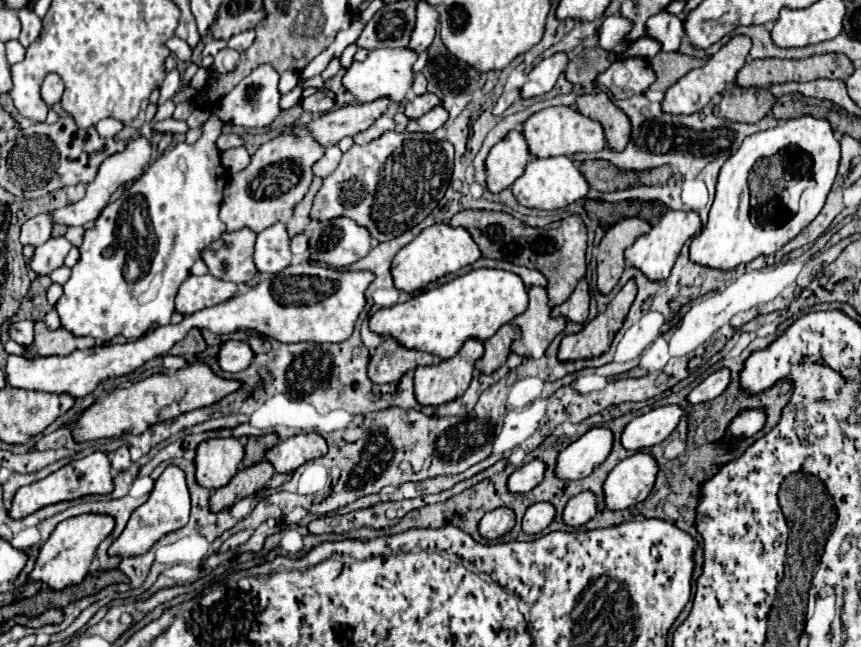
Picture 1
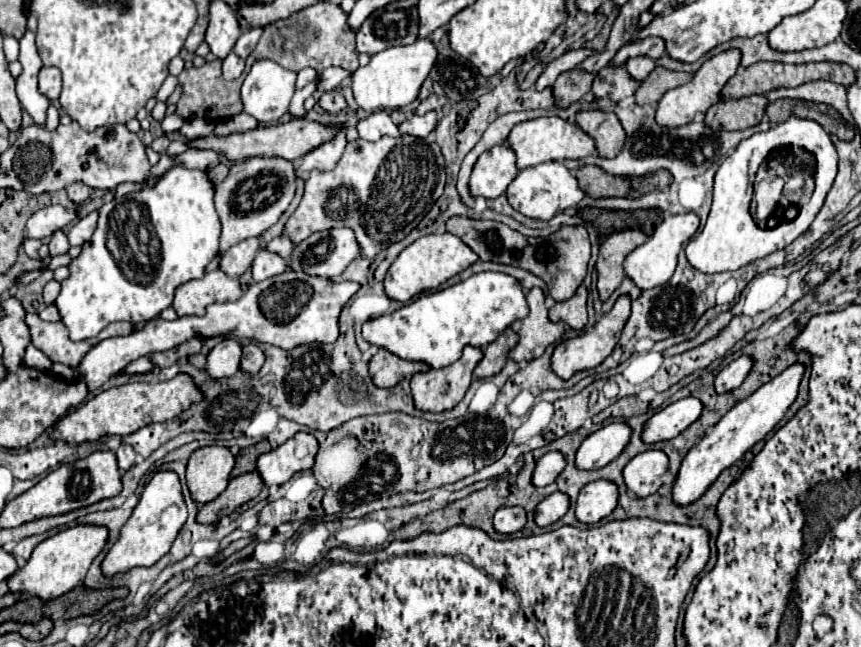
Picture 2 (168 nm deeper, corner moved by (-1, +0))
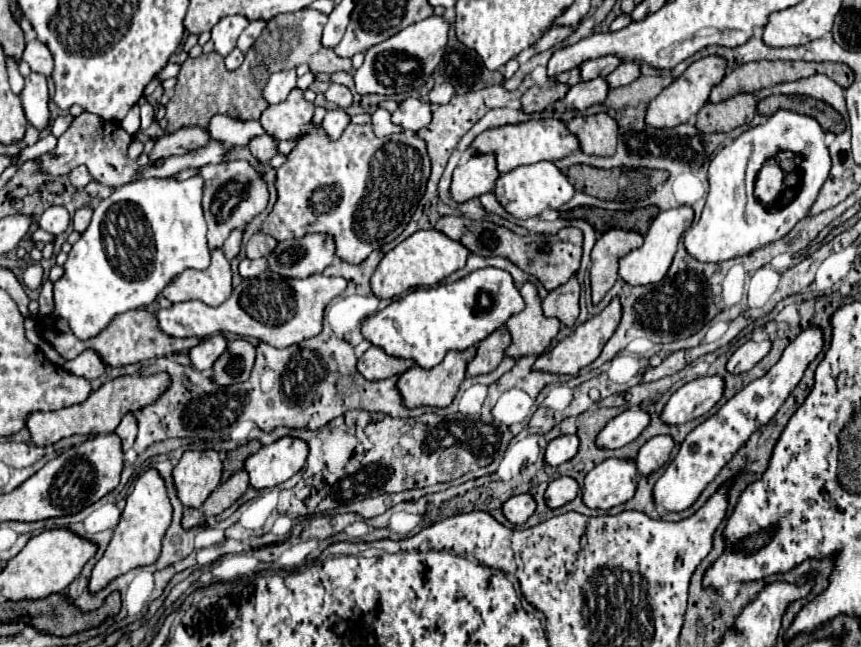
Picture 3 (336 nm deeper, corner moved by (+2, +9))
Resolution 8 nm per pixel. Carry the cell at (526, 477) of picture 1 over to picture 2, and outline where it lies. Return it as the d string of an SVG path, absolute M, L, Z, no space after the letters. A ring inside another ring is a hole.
M557 451L545 453L545 455L537 461L537 465L535 465L535 469L533 469L531 483L533 483L535 487L551 485L551 483L557 479L557 475L563 471L563 467L565 467L565 457L563 457L561 453L557 453Z

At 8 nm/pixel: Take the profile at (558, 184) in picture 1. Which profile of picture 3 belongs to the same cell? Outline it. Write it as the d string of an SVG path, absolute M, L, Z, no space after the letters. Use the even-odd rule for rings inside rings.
M538 162L520 166L508 174L498 176L494 196L502 204L502 208L514 218L532 218L538 216L542 210L558 210L562 204L566 204L574 196L574 186L566 180L566 176L556 168L554 162Z

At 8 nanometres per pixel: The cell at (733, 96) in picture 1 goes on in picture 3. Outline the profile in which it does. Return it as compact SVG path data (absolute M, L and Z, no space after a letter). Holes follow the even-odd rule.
M740 94L718 104L706 104L696 114L696 126L702 132L730 132L742 124L750 124L756 114L752 94Z

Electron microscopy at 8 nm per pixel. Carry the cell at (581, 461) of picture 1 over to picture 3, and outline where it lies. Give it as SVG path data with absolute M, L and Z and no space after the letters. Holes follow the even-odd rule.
M642 408L624 410L606 424L606 428L596 438L596 444L600 448L622 448L632 440L636 440L648 424L650 414L646 410Z

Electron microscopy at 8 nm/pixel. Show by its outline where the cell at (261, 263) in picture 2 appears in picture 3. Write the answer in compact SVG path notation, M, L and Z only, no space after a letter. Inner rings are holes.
M258 258L258 260L242 260L238 266L238 272L242 278L254 278L258 274L262 274L266 270L266 258Z

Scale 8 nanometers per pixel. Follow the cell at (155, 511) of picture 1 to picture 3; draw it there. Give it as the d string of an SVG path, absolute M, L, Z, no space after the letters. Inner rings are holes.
M150 468L136 480L132 494L126 498L126 508L120 516L118 526L114 528L114 536L112 536L104 556L98 560L98 564L92 570L92 578L88 584L90 594L96 594L98 590L106 588L114 578L130 572L132 568L154 564L160 556L162 538L164 538L170 522L172 522L172 506L166 496L164 480L160 478L160 474L154 468Z

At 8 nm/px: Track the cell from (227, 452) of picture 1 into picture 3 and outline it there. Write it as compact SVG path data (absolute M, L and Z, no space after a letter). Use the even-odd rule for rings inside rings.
M216 450L182 454L172 470L176 494L186 508L198 508L216 490L222 476L222 460Z

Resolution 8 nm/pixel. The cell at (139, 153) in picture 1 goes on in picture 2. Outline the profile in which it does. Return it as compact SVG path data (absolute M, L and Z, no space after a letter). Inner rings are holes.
M51 205L51 207L39 209L27 221L25 237L33 237L33 239L51 237L53 231L65 229L69 223L73 223L73 219L77 219L77 209L65 209L61 205Z

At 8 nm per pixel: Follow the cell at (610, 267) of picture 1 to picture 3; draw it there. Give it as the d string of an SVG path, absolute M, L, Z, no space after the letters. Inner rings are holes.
M612 228L600 236L600 240L592 248L592 266L590 266L590 282L592 282L592 302L598 304L606 292L614 286L618 278L618 262L630 250L642 246L642 236L632 230Z

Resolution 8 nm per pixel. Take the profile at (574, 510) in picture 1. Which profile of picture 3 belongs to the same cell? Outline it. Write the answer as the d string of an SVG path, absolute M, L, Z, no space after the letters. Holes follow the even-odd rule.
M610 458L594 466L584 480L582 500L588 508L608 510L620 506L634 496L638 484L638 470L634 462Z

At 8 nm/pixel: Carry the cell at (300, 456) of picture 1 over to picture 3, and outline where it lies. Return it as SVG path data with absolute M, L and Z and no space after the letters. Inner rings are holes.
M280 438L270 446L262 446L256 454L246 458L244 470L250 476L250 486L256 490L272 488L298 470L304 468L308 456L308 444L300 438Z

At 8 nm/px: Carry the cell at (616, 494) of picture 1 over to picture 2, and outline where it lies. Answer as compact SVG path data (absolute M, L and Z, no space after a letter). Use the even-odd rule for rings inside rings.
M649 449L637 457L633 457L625 469L623 479L629 491L633 491L637 497L653 495L661 487L661 475L667 471L669 459L663 451Z

